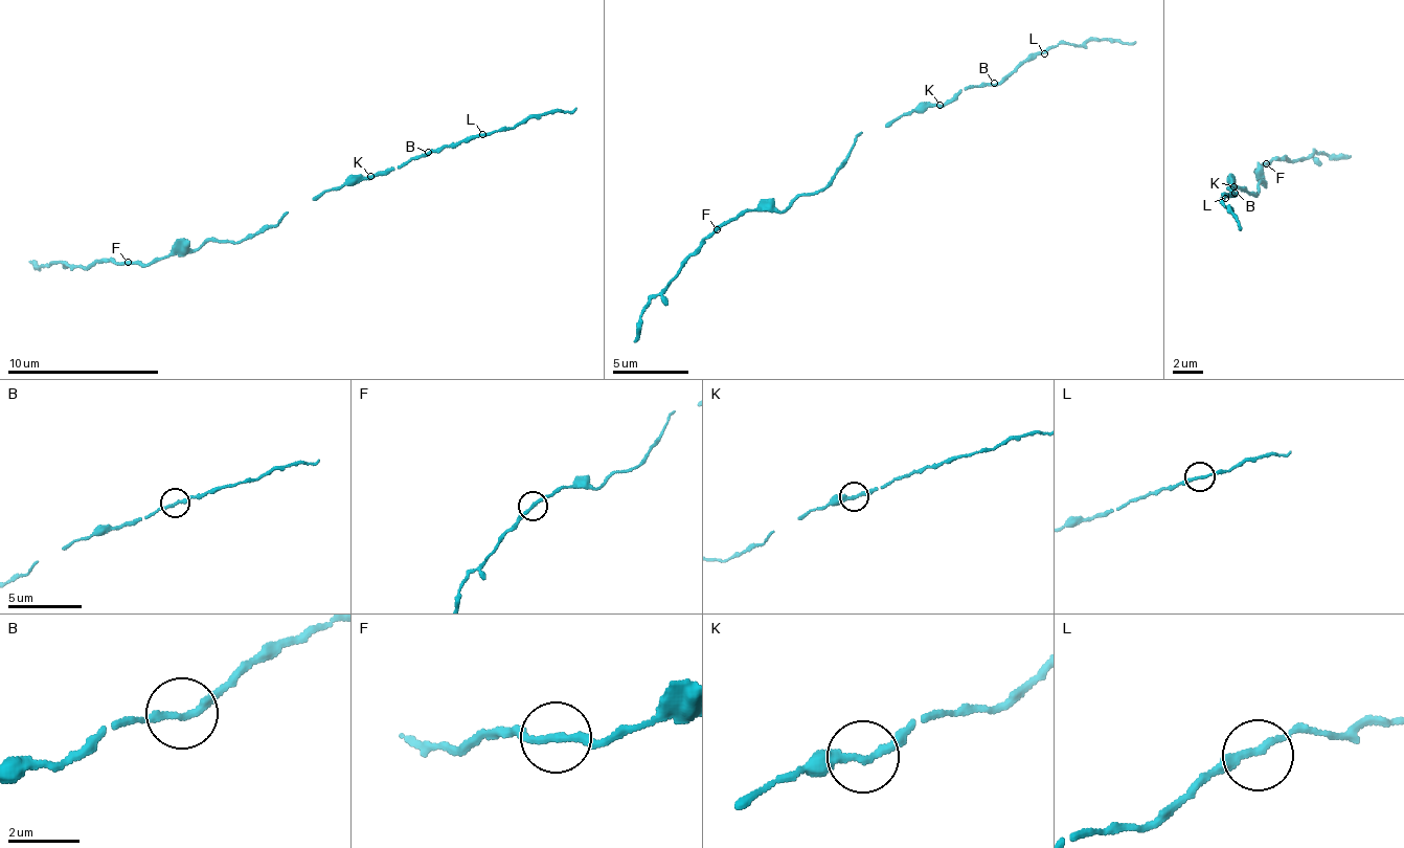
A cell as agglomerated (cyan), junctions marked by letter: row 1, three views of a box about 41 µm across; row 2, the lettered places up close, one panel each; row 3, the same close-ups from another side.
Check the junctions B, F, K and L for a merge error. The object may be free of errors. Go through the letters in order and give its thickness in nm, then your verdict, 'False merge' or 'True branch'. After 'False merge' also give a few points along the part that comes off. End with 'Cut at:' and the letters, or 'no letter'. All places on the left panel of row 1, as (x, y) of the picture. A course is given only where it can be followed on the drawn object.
B: Thickness 200 nm. True branch
F: Thickness 200 nm. True branch
K: Thickness 240 nm. True branch
L: Thickness 200 nm. True branch
Cut at: no letter

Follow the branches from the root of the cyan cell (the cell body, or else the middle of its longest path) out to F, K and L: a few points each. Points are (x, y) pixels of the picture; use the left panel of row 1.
F: (284, 218), (239, 242), (211, 242), (196, 251), (170, 253), (165, 259), (146, 264), (127, 263)
K: (284, 218), (288, 212), (318, 200), (329, 190), (352, 186), (371, 176)
L: (284, 218), (288, 212), (318, 200), (329, 190), (375, 179), (409, 159), (482, 134)

